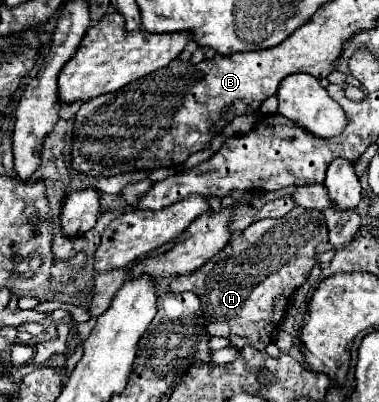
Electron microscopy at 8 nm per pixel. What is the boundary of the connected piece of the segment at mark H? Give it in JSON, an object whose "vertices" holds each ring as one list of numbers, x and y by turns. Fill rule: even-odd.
{"vertices":[[293,208,287,216,273,220,257,220,243,234,235,236,221,252,217,252,207,264,197,268,191,274,183,274,171,280,171,292,195,292,201,300,201,312,205,320,205,330,209,336,229,338,229,346,241,350,243,346,253,346,257,350,265,350,271,342,275,330,281,324,281,318,287,312,287,306,279,306,281,300,289,298,305,280,309,270,315,266,315,246,327,244,327,226,325,218,319,210]]}

